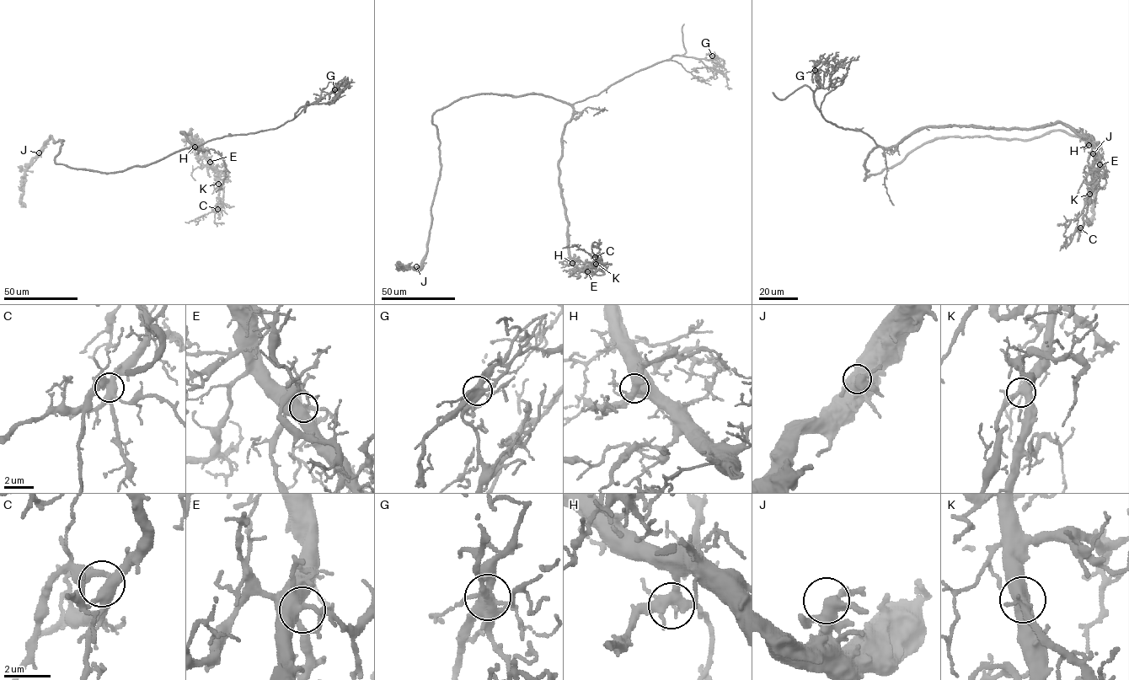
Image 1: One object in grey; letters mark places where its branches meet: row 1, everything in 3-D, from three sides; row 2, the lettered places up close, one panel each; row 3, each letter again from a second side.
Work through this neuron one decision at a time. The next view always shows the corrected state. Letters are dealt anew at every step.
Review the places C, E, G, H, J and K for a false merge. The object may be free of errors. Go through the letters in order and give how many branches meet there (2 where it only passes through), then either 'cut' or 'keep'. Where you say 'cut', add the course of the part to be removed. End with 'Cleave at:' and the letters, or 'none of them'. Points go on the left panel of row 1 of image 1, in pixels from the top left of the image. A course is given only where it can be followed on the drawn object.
C: 5 | keep
E: 4 | keep
G: 5 | cut
H: 5 | keep
J: 4 | keep
K: 4 | keep
Cleave at: G

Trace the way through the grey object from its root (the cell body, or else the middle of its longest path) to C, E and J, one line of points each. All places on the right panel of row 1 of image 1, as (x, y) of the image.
C: (865, 168), (875, 147), (895, 147), (925, 127), (1064, 124), (1094, 146), (1099, 159), (1080, 227)
E: (865, 168), (875, 147), (895, 147), (925, 127), (1032, 128), (1058, 122), (1094, 146), (1099, 164)
J: (865, 168), (864, 179), (922, 145), (949, 136), (1030, 140), (1062, 131), (1084, 138), (1097, 152), (1093, 153)

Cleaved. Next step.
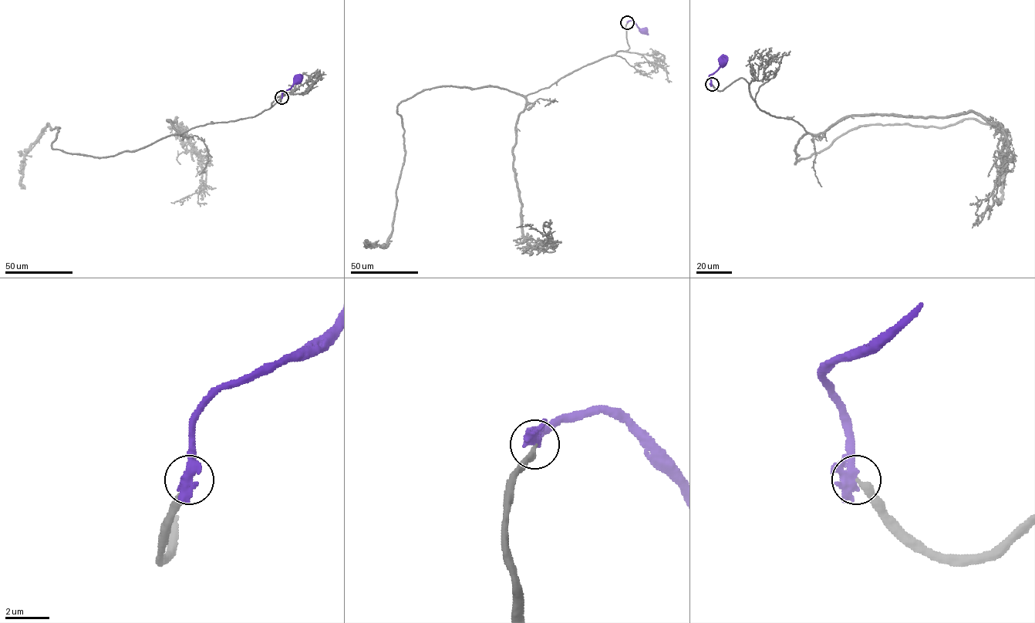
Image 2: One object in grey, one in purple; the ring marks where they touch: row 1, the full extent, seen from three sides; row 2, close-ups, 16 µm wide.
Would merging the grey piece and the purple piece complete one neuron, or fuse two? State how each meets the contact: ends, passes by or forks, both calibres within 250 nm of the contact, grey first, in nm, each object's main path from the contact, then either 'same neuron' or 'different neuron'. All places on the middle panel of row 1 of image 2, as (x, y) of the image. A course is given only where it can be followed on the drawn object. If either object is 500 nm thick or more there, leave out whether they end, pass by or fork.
grey ends there; purple passes by; 260 nm thick on the grey side, 440 nm on the other; grey runs (627, 22), (627, 50), (526, 95), (439, 85), (403, 100), (392, 234), (383, 247), (371, 242); purple runs (627, 22), (632, 21), (642, 29); different neuron

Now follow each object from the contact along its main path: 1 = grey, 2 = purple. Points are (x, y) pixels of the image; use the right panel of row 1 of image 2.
1: (711, 84), (743, 79), (760, 109), (800, 125), (795, 163), (861, 126), (989, 123), (1006, 138), (999, 205)
2: (711, 84), (709, 75), (717, 69), (721, 62)

